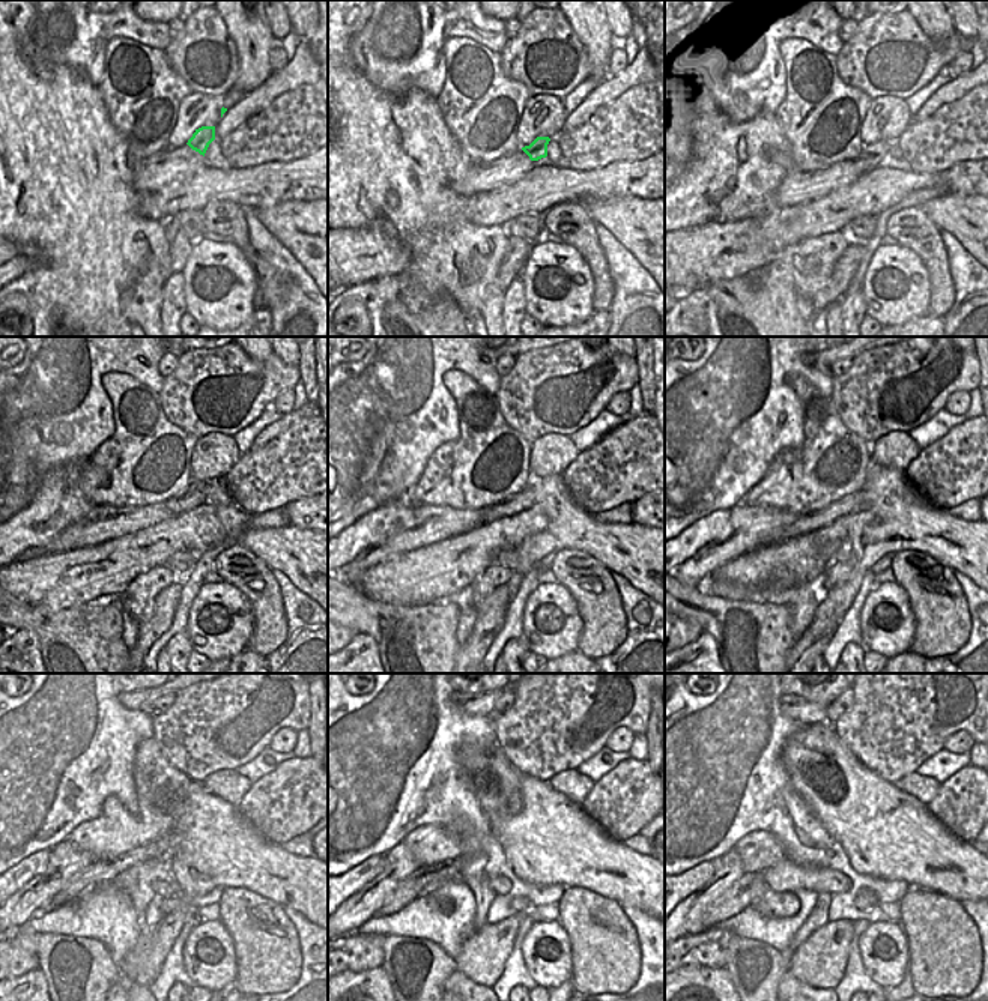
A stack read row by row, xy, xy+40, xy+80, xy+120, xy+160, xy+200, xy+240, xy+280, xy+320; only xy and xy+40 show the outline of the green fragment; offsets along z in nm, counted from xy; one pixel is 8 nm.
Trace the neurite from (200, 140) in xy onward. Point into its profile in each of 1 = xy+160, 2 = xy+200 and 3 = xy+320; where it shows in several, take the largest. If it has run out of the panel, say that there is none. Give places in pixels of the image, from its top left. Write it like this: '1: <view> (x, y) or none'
1: xy+160 (525, 499)
2: xy+200 (856, 502)
3: xy+320 (746, 889)

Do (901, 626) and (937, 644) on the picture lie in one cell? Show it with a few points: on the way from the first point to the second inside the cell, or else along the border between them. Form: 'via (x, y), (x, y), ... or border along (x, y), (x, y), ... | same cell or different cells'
border along (907, 597), (915, 619), (915, 639), (910, 650) | different cells

